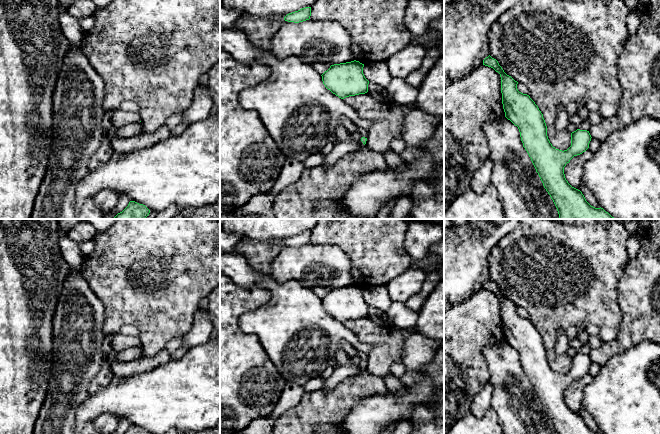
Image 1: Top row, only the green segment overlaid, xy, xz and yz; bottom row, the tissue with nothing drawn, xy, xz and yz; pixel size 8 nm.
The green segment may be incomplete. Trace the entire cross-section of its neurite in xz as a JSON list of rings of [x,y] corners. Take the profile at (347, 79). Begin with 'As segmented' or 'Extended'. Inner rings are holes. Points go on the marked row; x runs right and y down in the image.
As segmented. [[[359,61],[334,64],[325,71],[322,81],[325,87],[341,99],[368,92],[369,81],[363,74],[364,64]]]

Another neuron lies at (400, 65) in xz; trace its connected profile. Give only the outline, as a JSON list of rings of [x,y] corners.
[[[408,45],[386,62],[392,77],[405,79],[410,73],[416,71],[422,64],[426,55],[423,45]]]

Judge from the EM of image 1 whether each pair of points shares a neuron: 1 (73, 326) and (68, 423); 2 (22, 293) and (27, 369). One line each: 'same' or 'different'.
1: same
2: same

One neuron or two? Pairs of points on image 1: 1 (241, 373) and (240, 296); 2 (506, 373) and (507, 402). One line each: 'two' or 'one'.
1: one
2: one

